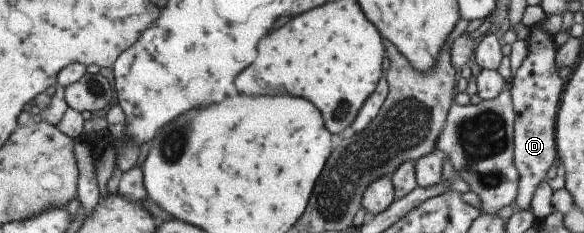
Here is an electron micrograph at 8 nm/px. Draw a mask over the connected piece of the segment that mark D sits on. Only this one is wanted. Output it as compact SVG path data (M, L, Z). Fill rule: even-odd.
M532 25L528 39L528 55L507 89L513 104L513 167L517 172L516 206L520 211L530 210L530 201L537 185L545 180L551 165L557 164L555 145L555 120L559 100L562 94L562 84L555 67L555 51L552 37Z

